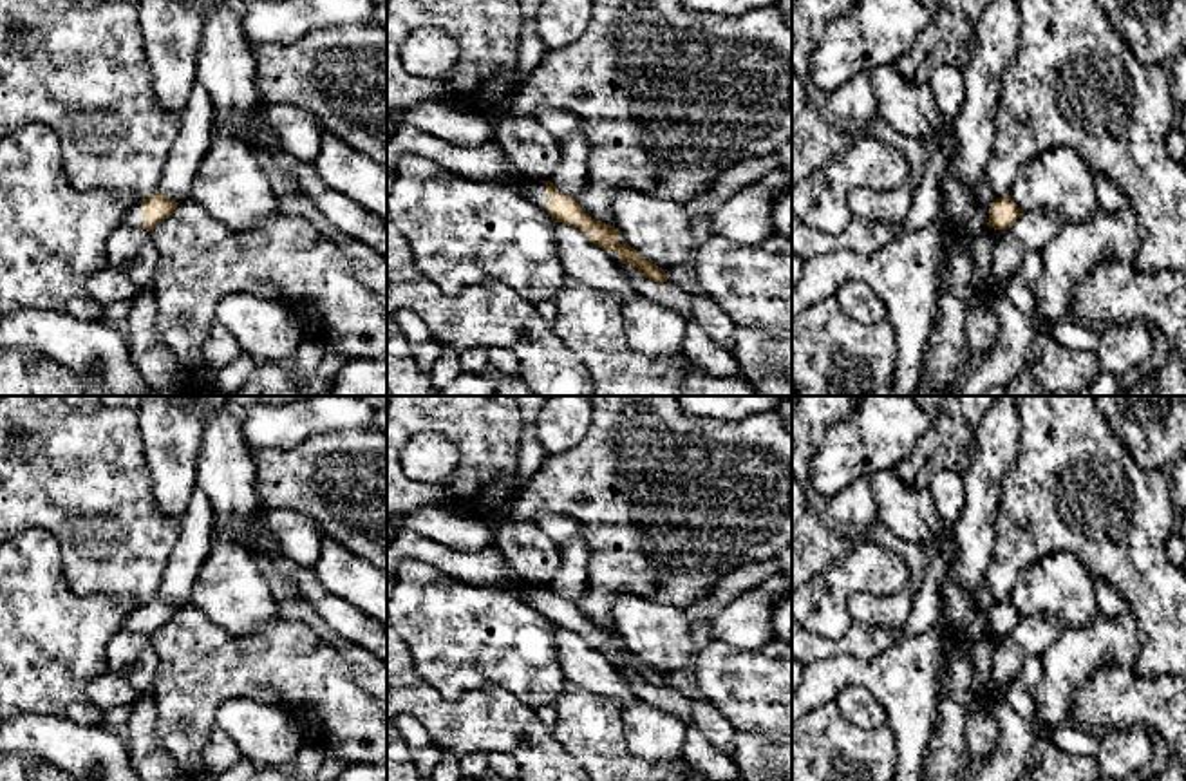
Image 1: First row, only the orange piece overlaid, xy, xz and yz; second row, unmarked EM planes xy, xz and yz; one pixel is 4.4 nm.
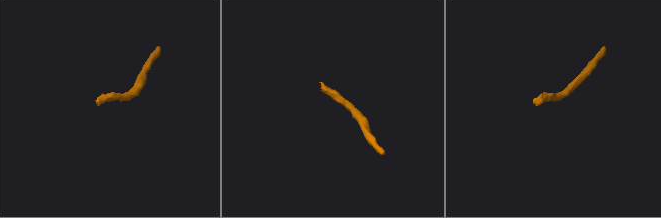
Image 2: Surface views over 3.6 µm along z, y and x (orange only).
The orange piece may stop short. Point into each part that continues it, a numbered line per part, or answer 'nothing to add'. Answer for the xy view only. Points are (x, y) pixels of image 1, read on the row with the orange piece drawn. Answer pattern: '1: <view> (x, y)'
1: xy (134, 217)

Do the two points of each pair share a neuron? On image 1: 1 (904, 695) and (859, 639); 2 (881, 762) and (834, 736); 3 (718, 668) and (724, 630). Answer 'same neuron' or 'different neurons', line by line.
1: different neurons
2: same neuron
3: different neurons

